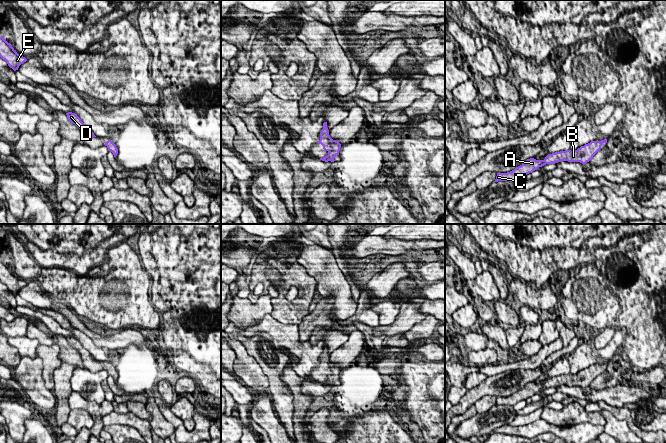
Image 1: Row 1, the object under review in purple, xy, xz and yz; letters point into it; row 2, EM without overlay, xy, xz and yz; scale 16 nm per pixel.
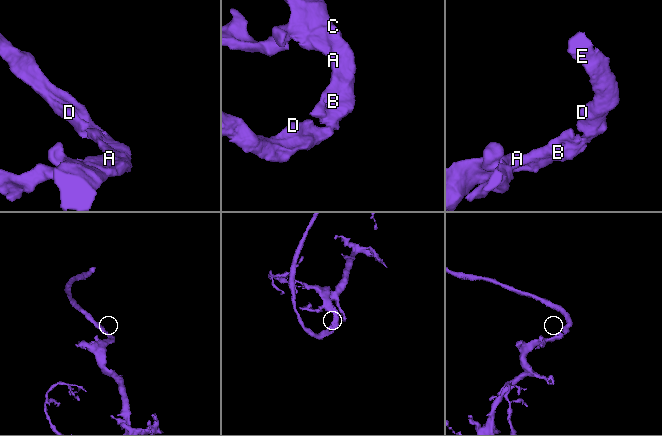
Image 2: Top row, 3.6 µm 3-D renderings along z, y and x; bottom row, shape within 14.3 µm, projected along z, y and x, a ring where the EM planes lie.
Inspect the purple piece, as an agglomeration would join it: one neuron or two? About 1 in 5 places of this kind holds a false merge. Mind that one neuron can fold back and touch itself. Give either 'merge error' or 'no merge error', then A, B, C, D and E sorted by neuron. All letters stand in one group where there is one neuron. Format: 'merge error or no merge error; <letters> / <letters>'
no merge error; A B C D E

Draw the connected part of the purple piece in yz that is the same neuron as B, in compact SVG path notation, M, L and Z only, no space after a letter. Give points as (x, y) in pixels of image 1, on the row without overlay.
M607 363L601 365L591 365L584 370L581 370L577 374L565 374L560 376L555 376L548 378L544 384L536 384L534 382L527 383L524 388L516 391L514 394L507 397L497 397L496 403L494 406L498 405L510 405L514 406L519 401L526 400L529 397L537 394L539 391L542 391L546 388L555 388L561 385L568 386L580 386L586 388L589 386L593 380L600 375L603 367L607 367Z

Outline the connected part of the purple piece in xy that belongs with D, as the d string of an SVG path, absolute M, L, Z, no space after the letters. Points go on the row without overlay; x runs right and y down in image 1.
M68 336L66 339L68 344L80 353L82 361L96 361L89 351L81 345L77 338Z

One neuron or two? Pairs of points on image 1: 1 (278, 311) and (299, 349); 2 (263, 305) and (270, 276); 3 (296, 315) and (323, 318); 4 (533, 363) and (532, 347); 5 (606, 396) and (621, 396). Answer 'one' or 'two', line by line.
1: two
2: two
3: two
4: two
5: one

